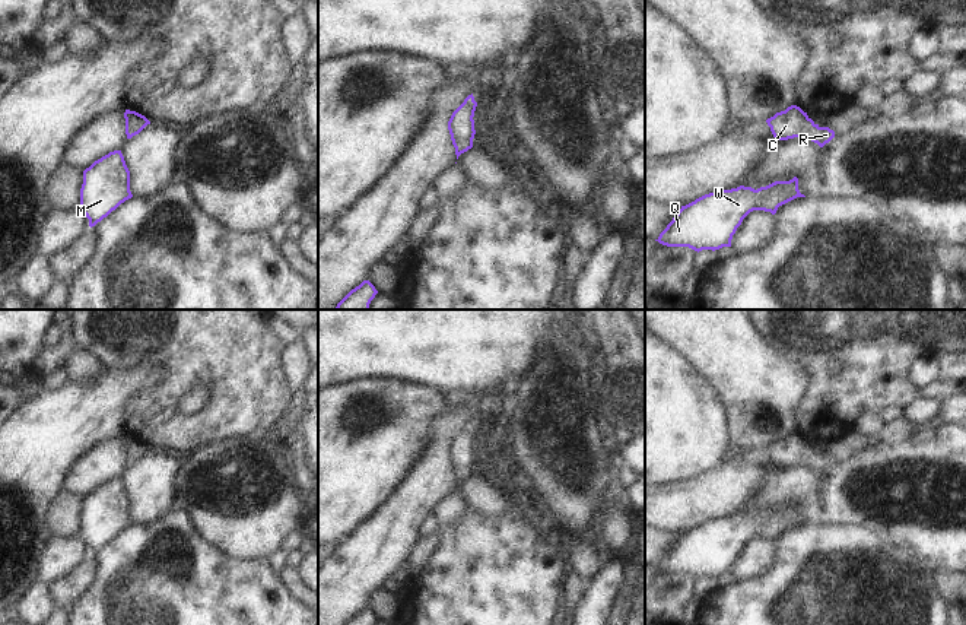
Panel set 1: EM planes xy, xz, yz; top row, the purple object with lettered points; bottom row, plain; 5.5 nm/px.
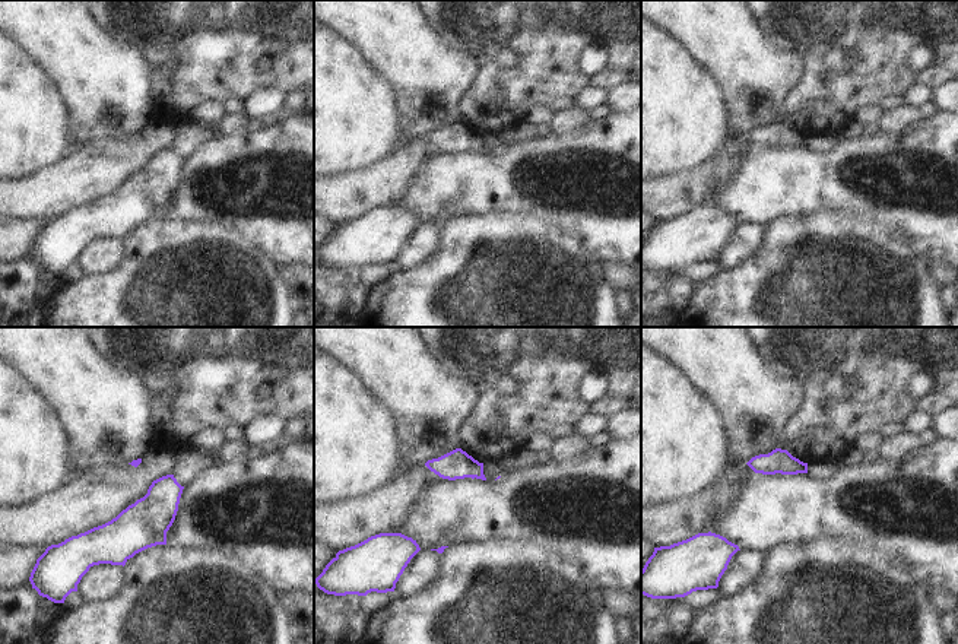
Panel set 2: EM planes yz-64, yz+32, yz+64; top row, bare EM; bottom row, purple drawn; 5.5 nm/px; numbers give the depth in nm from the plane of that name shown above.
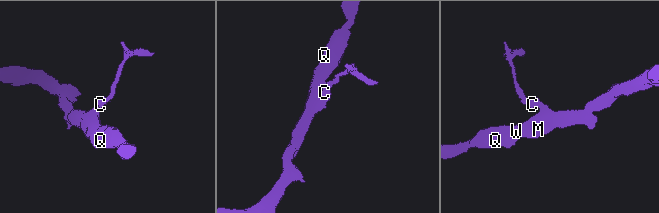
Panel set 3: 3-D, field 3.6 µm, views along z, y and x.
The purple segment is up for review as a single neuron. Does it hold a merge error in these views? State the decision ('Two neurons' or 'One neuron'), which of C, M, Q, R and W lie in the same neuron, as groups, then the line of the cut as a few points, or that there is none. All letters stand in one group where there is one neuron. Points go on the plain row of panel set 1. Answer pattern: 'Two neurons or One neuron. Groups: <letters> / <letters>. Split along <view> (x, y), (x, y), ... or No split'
One neuron. Groups: C M Q R W. No split.

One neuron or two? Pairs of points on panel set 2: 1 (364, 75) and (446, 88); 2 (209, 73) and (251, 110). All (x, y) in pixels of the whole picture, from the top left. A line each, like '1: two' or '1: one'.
1: two
2: two

